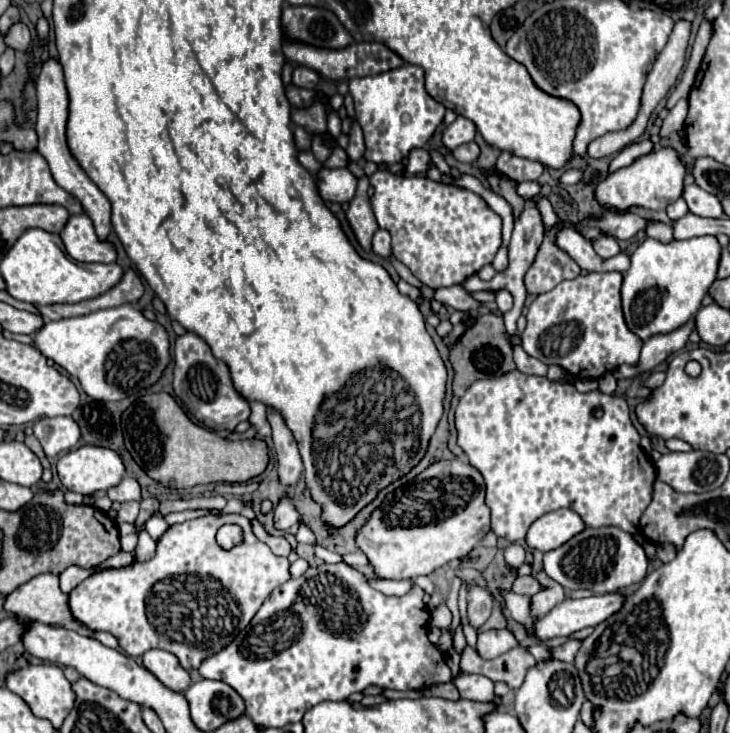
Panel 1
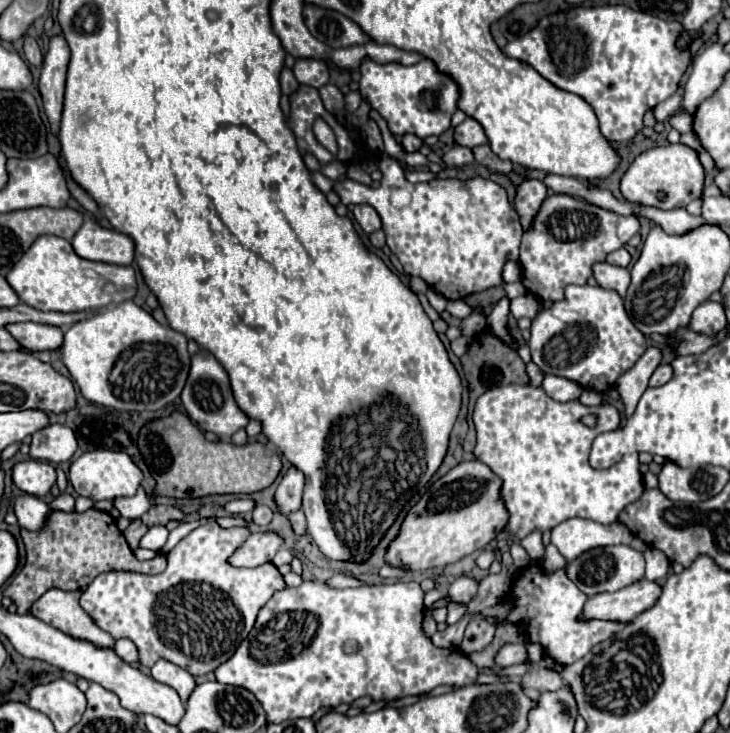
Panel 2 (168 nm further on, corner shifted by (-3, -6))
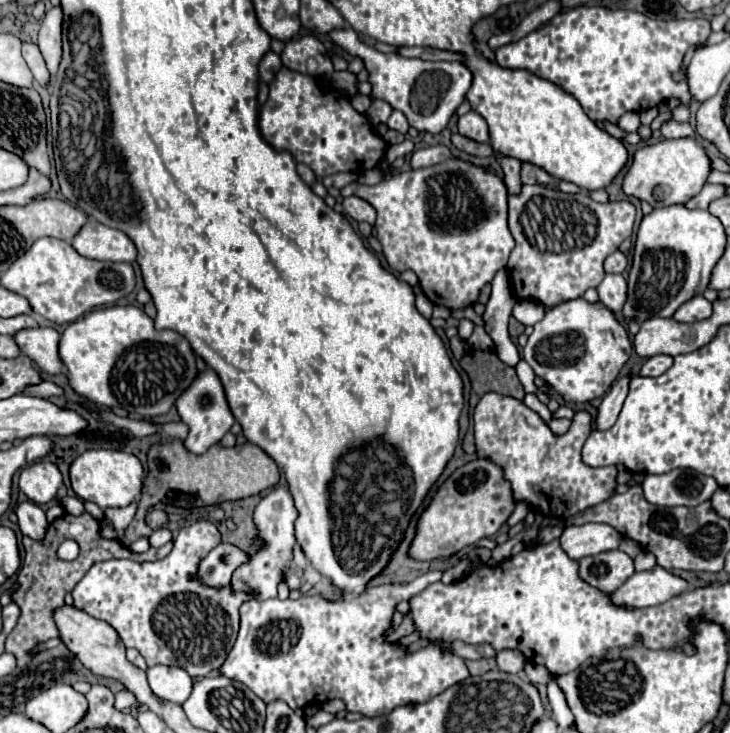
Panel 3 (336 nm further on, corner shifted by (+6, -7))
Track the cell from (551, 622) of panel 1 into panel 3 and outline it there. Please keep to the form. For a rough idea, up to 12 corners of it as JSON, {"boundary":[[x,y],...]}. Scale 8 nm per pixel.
{"boundary":[[656,565],[610,597],[616,607],[660,605],[688,583]]}

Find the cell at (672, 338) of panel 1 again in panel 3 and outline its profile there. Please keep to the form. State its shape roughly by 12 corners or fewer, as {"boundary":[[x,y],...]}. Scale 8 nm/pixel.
{"boundary":[[630,375],[618,377],[604,395],[598,429],[610,429],[628,395]]}

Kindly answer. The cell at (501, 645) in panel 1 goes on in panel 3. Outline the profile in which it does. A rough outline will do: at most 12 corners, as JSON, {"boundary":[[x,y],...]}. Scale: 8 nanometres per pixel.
{"boundary":[[502,649],[496,653],[498,669],[518,673],[524,669],[520,651]]}

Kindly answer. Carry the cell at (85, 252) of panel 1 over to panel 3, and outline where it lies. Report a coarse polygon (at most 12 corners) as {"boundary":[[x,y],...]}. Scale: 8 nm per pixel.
{"boundary":[[88,221],[72,247],[88,259],[132,263],[130,237]]}

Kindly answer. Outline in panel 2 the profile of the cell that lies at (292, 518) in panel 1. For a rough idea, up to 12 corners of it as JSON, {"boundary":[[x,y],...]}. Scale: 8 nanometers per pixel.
{"boundary":[[273,532],[251,534],[229,564],[257,568],[271,562],[283,540]]}

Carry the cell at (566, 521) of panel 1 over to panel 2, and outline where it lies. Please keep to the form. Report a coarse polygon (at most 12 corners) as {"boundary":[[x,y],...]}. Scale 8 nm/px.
{"boundary":[[571,518],[557,524],[551,542],[571,562],[597,546],[631,544],[621,522],[603,526]]}

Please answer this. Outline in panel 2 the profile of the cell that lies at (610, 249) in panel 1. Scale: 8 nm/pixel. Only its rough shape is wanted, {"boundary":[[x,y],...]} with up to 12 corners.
{"boundary":[[619,248],[607,256],[609,264],[627,268],[631,254]]}

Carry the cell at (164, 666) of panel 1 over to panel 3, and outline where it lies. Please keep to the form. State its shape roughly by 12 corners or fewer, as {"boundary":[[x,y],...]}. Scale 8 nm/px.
{"boundary":[[148,667],[150,689],[166,701],[184,703],[192,677],[180,667]]}

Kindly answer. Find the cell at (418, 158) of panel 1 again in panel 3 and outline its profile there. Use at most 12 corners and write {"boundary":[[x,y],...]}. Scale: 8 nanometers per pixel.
{"boundary":[[392,111],[386,125],[390,129],[408,133],[408,121],[400,111]]}

